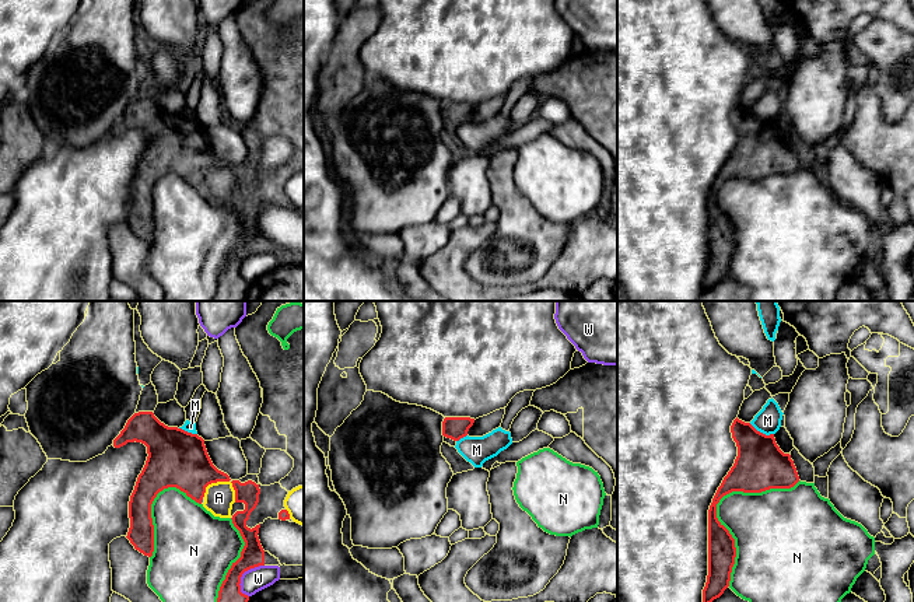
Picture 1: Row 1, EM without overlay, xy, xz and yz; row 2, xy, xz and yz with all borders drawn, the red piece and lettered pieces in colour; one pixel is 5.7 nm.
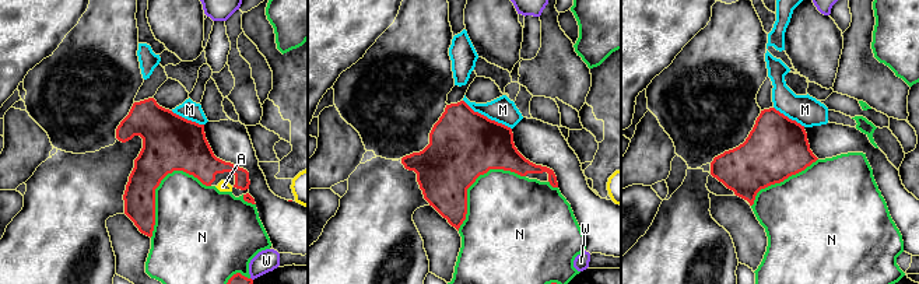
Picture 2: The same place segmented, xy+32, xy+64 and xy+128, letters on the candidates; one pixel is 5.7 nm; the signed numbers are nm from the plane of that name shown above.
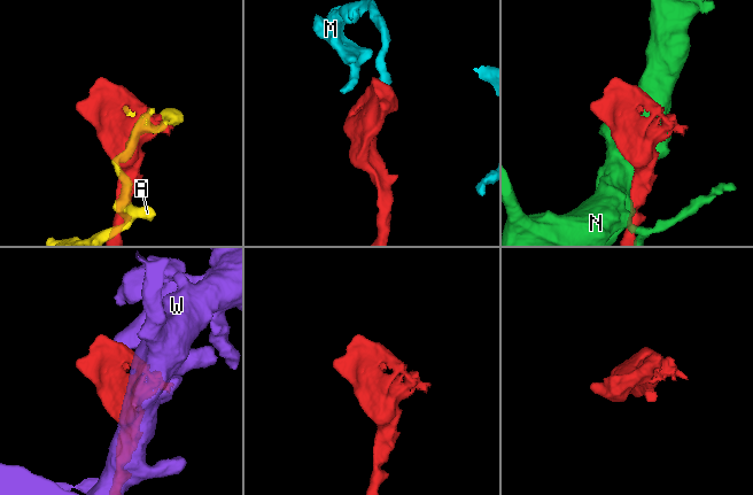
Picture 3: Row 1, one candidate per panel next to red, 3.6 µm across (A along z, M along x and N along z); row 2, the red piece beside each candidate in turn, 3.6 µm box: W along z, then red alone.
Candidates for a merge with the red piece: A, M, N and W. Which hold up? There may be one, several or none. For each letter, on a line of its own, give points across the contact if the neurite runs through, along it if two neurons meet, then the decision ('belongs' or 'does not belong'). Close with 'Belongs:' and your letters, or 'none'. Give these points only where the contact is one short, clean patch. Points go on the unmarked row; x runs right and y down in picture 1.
A: does not belong
M: border along yz (749, 109), (766, 121), (773, 121); does not belong
N: does not belong
W: does not belong
Belongs: none

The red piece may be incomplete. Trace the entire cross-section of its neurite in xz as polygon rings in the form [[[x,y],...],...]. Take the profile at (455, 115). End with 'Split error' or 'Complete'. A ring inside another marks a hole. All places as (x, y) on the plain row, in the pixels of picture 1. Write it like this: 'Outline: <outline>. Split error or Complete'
Outline: [[[445,104],[442,108],[442,122],[454,127],[467,122],[474,105],[470,104]]]. Complete

